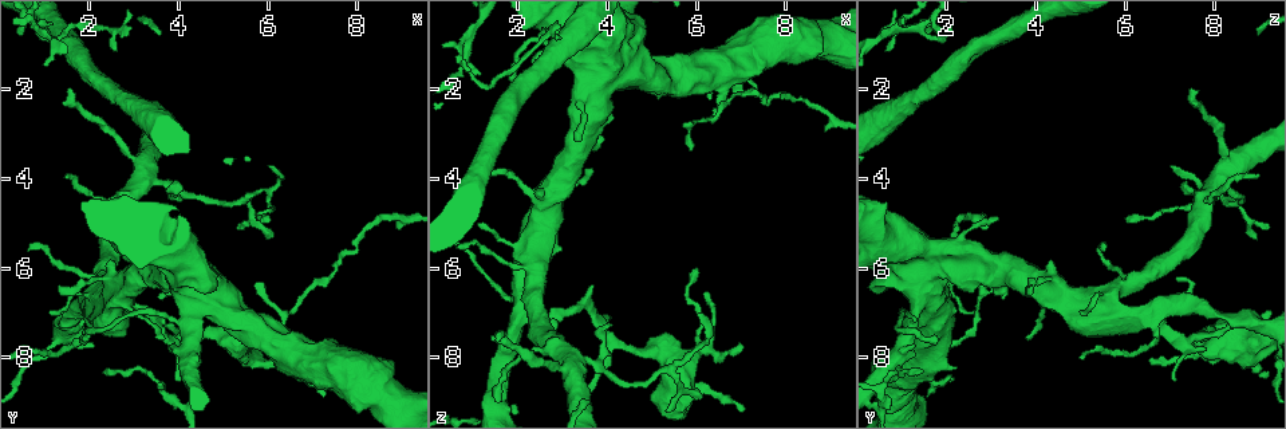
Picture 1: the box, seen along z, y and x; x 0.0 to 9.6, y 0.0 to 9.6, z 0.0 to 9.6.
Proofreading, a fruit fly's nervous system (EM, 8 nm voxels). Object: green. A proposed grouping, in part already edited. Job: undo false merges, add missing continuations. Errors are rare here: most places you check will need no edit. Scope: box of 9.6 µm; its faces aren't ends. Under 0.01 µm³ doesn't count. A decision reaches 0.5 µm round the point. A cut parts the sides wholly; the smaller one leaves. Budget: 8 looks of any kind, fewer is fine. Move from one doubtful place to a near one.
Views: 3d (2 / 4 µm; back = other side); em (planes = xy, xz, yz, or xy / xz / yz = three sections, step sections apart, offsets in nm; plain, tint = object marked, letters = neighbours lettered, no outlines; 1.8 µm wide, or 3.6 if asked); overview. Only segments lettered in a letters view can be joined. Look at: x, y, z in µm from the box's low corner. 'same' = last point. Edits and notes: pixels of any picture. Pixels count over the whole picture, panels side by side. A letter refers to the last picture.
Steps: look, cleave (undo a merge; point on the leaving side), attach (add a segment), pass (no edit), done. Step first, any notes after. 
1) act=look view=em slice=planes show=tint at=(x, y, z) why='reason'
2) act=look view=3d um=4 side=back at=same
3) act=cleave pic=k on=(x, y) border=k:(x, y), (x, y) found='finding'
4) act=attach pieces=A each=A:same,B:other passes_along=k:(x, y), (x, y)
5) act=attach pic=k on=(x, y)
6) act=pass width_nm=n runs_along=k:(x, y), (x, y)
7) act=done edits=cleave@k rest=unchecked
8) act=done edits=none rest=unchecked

act=look view=3d um=2 at=(4.15, 7.60, 7.55) why='branch point'

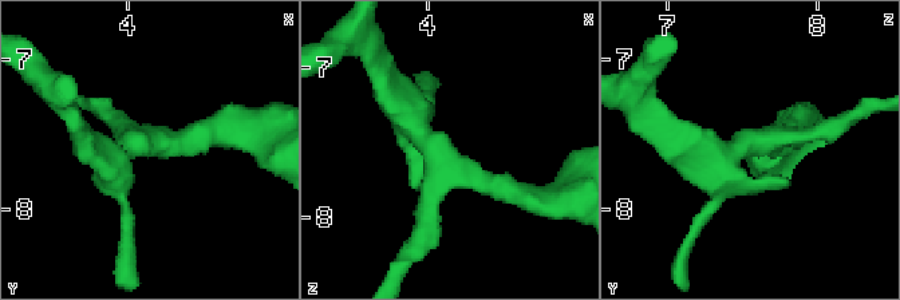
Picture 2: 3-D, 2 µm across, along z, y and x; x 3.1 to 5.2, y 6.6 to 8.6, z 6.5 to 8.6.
act=look view=em slice=planes show=letters at=(4.10, 7.56, 7.60) why='need the tissue'

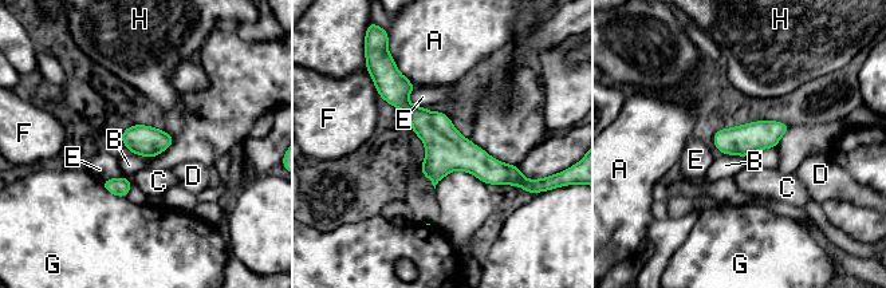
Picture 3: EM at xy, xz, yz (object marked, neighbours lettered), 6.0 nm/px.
act=pass width_nm=190 each=A:other,B:other,C:other,D:other,E:other,F:other,G:other,H:other border=3:(721, 153), (745, 158) found='one neuron here'

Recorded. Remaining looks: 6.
act=look view=3d um=2 at=(5.90, 4.90, 6.05) why='tapers out'

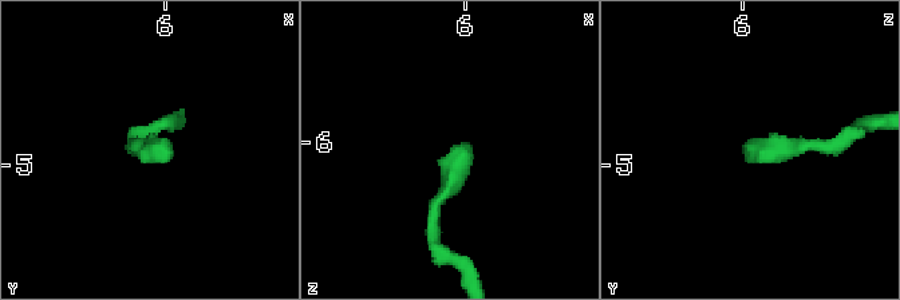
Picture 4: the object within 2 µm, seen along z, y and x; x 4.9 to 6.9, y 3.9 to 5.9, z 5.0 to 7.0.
act=look view=em slice=yz step=8 show=tint at=(5.92, 4.88, 6.04) why='need the tissue'

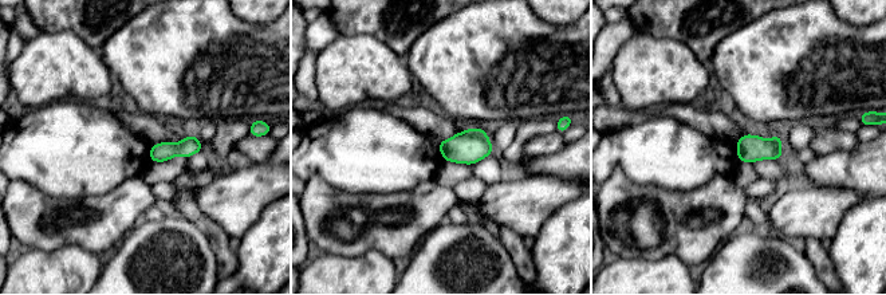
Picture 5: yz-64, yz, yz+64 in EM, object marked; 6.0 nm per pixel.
act=look view=em slice=planes show=letters at=same

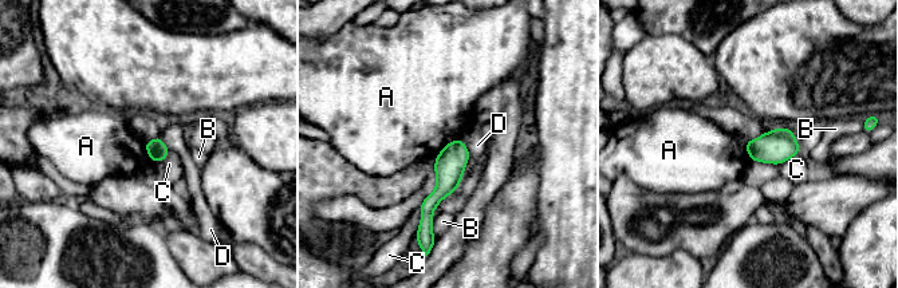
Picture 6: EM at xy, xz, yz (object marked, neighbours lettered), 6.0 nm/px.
act=pass width_nm=120 each=A:other,B:other,C:other,D:other border=6:(459, 138), (448, 142), (437, 154) found='none of them fits'

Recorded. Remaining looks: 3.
act=look view=em slice=xy step=8 show=tint at=(0.85, 0.65, 1.45) why='three-way junction'

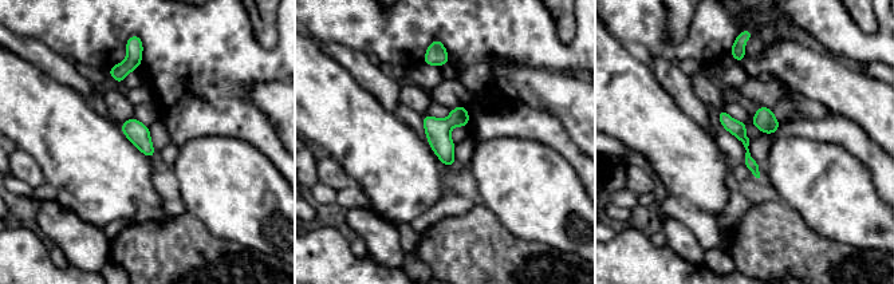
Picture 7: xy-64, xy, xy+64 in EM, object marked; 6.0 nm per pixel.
act=look view=em slice=planes show=letters at=same why='another direction'

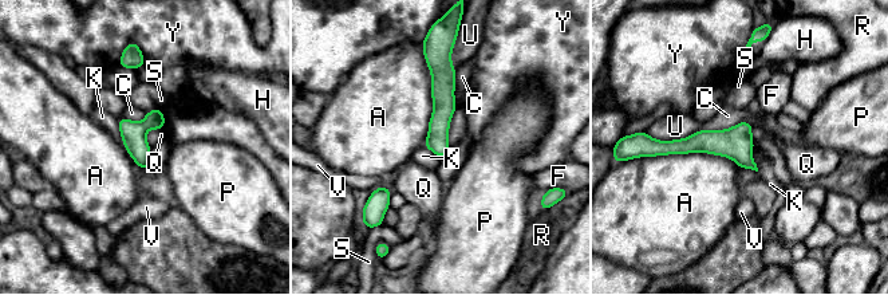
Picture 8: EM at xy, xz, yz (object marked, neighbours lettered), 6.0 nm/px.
act=pass each=A:other,C:other,F:other,H:other,K:other,P:other,Q:other,R:other,S:other,U:other,V:other,Y:other border=8:(457, 106), (449, 128), (449, 148) found='continuous, no second neuron'

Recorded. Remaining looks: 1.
act=done edits=none rest=unchecked

